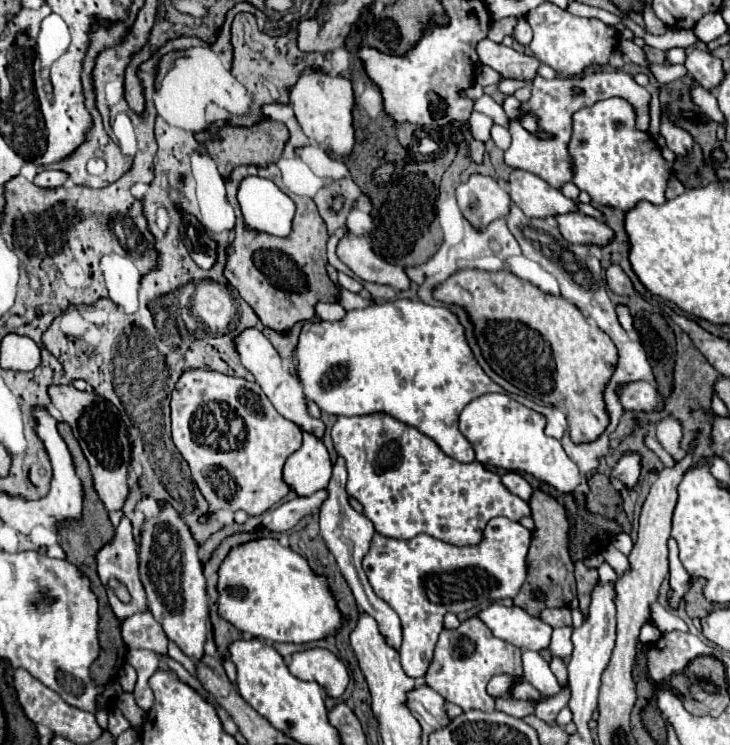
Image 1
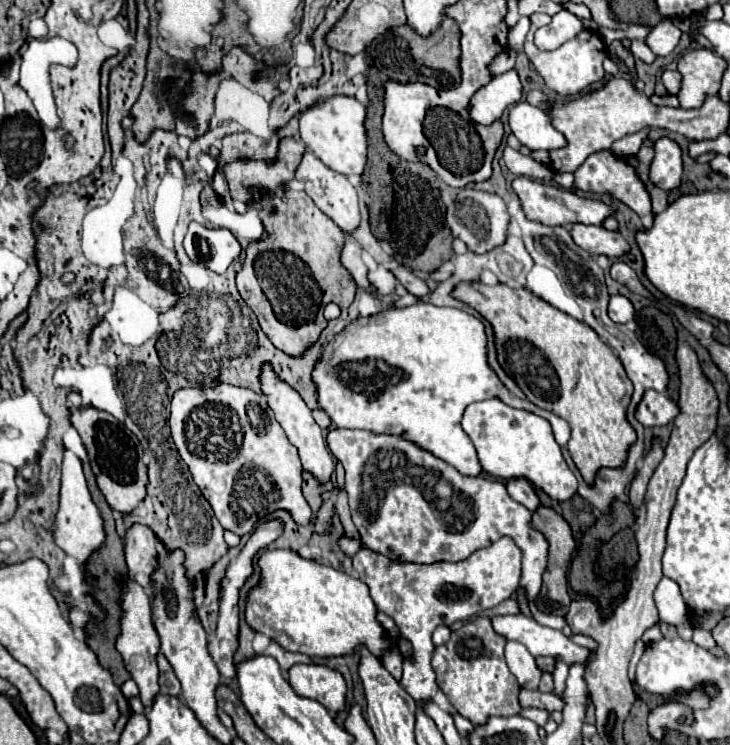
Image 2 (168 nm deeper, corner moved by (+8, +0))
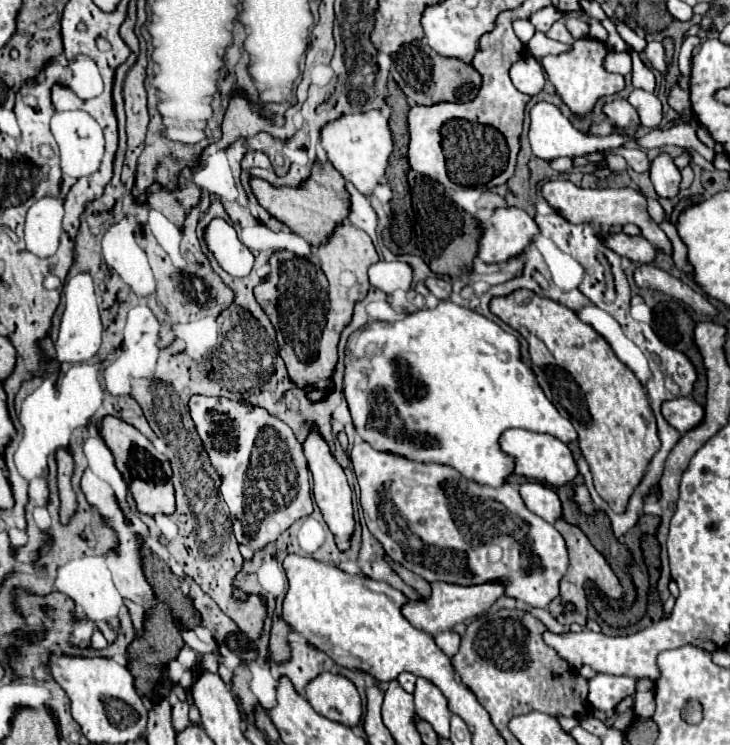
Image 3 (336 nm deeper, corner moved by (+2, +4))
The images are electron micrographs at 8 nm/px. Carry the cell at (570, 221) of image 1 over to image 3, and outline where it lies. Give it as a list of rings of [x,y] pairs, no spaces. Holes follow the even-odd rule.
[[[618,233],[618,235],[610,235],[606,237],[606,245],[618,253],[620,257],[628,257],[634,263],[652,263],[656,257],[656,249],[650,241],[646,241],[644,237],[630,237],[626,233]]]

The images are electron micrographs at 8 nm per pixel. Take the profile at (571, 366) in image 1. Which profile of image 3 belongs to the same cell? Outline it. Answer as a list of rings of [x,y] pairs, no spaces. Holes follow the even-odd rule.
[[[522,289],[508,297],[492,299],[490,309],[528,341],[530,363],[538,383],[560,415],[574,425],[598,495],[614,513],[624,513],[654,453],[660,449],[656,417],[644,385],[614,355],[602,335],[556,301]]]

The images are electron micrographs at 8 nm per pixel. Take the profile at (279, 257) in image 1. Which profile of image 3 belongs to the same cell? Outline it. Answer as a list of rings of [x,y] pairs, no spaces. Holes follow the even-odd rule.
[[[344,221],[332,239],[314,249],[308,259],[300,259],[288,251],[274,253],[268,279],[254,289],[260,307],[278,333],[280,357],[286,363],[290,381],[306,389],[310,401],[322,401],[334,389],[332,375],[338,363],[340,333],[352,321],[354,303],[368,295],[368,267],[378,261],[380,257],[372,239],[350,221]]]

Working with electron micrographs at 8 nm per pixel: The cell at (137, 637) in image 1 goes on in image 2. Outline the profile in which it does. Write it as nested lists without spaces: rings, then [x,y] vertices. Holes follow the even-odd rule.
[[[158,653],[156,655],[158,661],[158,669],[160,669],[160,693],[164,695],[180,695],[180,681],[176,681],[176,675],[172,673],[172,665],[168,665],[168,659]]]

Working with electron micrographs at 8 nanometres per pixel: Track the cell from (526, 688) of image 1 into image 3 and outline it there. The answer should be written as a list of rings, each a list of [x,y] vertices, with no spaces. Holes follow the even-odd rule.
[[[598,673],[590,679],[588,701],[594,709],[612,711],[624,697],[636,693],[636,677],[612,677]]]

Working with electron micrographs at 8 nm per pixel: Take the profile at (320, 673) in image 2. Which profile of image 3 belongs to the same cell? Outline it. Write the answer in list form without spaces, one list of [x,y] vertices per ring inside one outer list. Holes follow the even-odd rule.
[[[320,673],[306,687],[306,697],[316,713],[346,727],[356,727],[362,719],[362,701],[354,683],[342,675]]]

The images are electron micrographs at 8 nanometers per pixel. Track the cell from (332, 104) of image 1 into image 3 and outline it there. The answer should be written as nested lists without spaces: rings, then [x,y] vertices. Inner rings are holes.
[[[366,111],[366,113],[354,113],[344,115],[332,123],[328,123],[322,129],[322,145],[328,153],[330,163],[334,169],[352,183],[362,195],[370,197],[374,187],[384,183],[388,159],[394,149],[392,133],[388,127],[388,119],[380,111]]]

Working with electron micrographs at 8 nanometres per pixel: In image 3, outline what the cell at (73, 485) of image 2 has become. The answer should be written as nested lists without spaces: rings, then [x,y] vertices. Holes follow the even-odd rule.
[[[90,469],[84,471],[82,491],[84,491],[88,503],[90,503],[90,505],[104,517],[104,521],[118,533],[120,547],[114,549],[114,551],[110,551],[110,553],[106,555],[106,565],[108,565],[112,577],[114,577],[116,589],[122,593],[124,599],[130,599],[130,601],[142,605],[144,609],[154,607],[154,605],[158,603],[158,601],[156,601],[156,593],[154,593],[152,585],[148,583],[148,579],[146,579],[146,575],[144,575],[144,569],[142,569],[142,553],[140,553],[142,547],[146,545],[148,537],[150,537],[148,525],[146,525],[144,521],[140,521],[138,513],[134,513],[126,501],[120,501],[120,499],[114,495],[112,487],[110,487],[106,481],[102,481],[100,477],[96,477]]]

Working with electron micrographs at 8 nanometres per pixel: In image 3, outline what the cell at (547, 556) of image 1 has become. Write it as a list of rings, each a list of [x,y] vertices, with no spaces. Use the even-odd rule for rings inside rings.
[[[558,519],[554,527],[562,533],[562,537],[566,541],[566,547],[568,547],[568,553],[570,553],[570,567],[568,567],[568,573],[564,575],[562,583],[560,583],[560,595],[550,603],[550,613],[556,619],[564,619],[560,623],[566,625],[566,627],[572,625],[572,623],[578,623],[578,625],[584,627],[586,619],[588,619],[588,593],[586,593],[586,583],[588,581],[592,581],[592,585],[598,587],[608,599],[622,599],[624,591],[622,591],[622,585],[620,585],[618,577],[614,575],[610,565],[606,563],[606,559],[592,547],[592,543],[580,531],[580,527],[568,525],[564,519]]]

